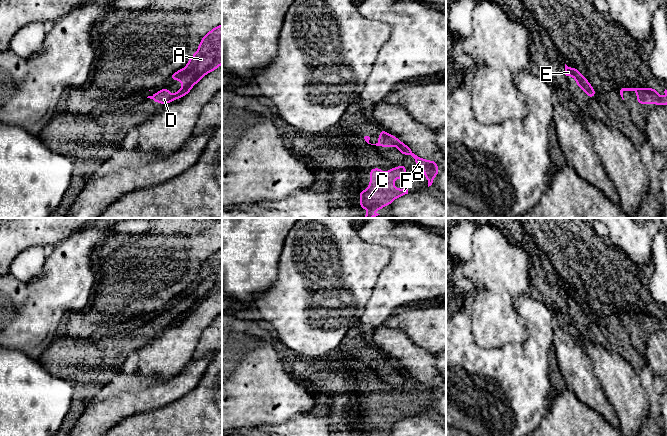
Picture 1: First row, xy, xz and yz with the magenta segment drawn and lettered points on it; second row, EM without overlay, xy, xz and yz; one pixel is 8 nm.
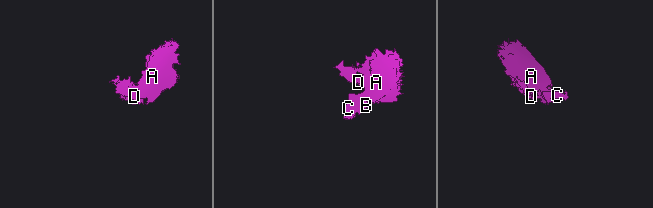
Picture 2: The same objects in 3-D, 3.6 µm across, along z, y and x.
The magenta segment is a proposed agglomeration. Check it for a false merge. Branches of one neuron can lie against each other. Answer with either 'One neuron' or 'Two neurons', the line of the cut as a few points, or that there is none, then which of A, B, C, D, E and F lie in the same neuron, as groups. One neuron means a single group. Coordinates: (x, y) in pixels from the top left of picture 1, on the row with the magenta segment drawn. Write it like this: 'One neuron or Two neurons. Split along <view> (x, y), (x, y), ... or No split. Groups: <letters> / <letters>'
One neuron. No split. Groups: A B C D E F

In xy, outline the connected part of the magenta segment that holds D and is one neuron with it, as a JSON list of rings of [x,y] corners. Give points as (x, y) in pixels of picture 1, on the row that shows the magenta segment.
[[[219,25],[203,36],[197,52],[189,59],[187,66],[170,76],[171,80],[182,81],[182,88],[171,96],[169,95],[170,89],[164,88],[147,98],[150,98],[157,103],[167,105],[169,102],[188,94],[194,84],[197,84],[203,76],[214,71],[221,64],[222,25]]]

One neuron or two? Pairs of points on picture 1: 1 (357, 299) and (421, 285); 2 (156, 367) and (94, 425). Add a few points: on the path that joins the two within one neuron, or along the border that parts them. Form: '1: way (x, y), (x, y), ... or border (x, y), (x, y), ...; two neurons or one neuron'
1: border (378, 274), (371, 295), (362, 310); two neurons
2: border (135, 370), (143, 375), (170, 377); two neurons

